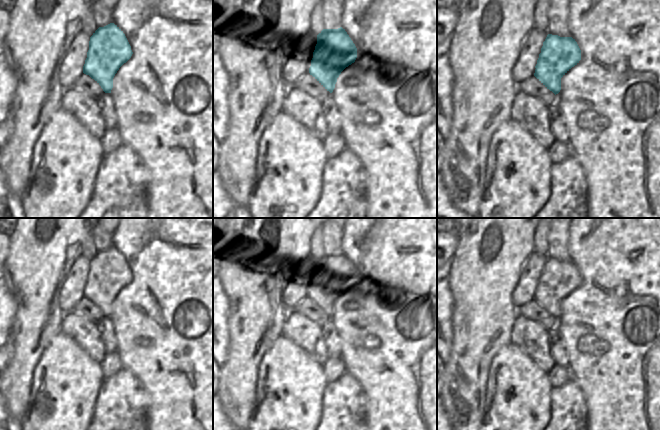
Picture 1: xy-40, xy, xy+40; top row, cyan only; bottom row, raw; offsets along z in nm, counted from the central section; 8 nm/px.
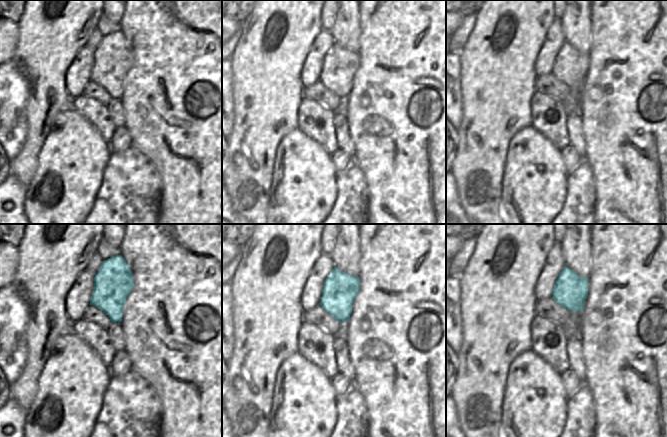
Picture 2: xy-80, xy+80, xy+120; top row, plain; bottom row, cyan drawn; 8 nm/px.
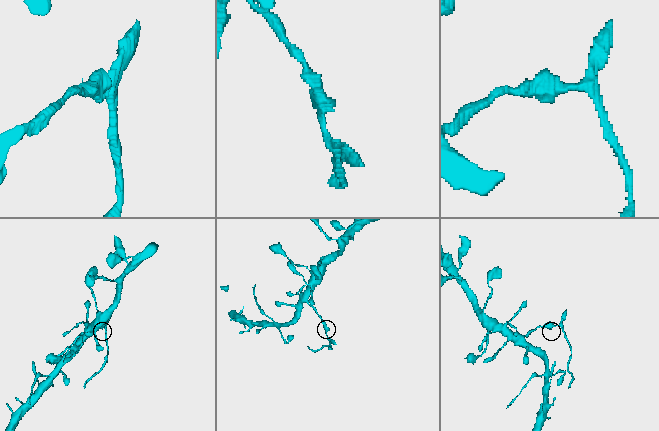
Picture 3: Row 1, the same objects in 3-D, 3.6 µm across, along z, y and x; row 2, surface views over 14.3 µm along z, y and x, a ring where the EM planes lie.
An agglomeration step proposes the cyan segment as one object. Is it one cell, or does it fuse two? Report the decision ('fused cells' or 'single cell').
fused cells

